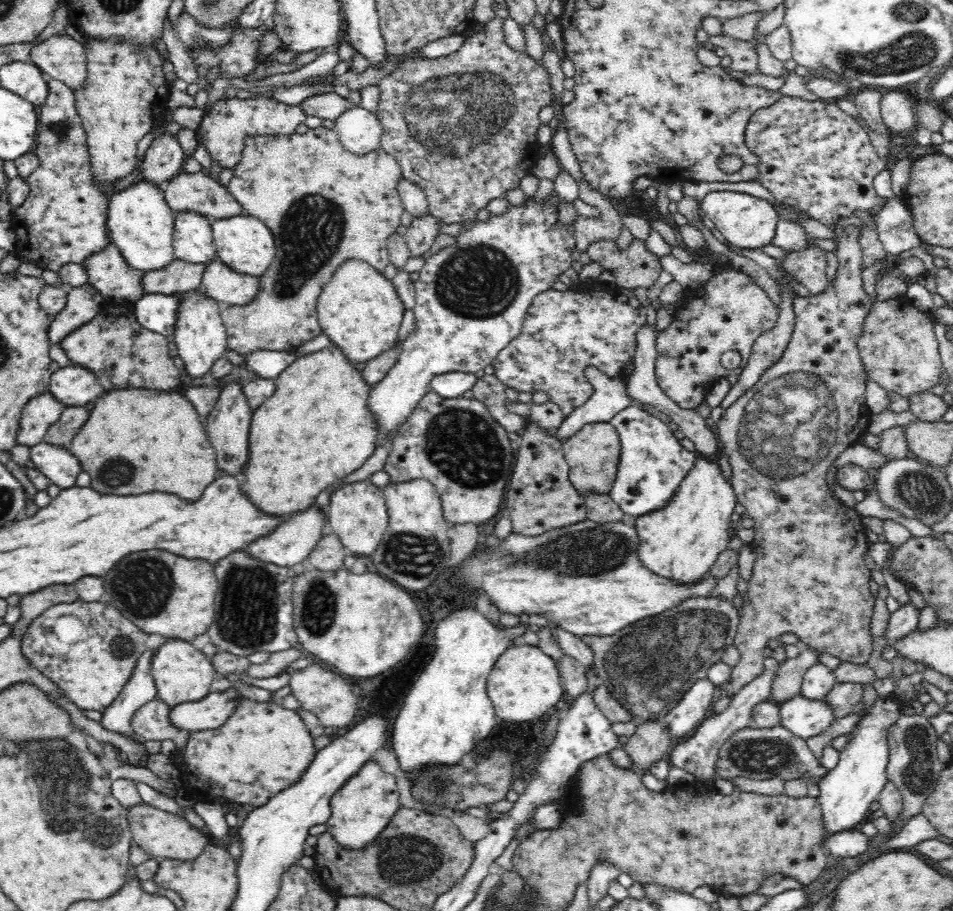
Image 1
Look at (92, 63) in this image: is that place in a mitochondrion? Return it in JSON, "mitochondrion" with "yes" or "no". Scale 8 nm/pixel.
{"mitochondrion":"no"}

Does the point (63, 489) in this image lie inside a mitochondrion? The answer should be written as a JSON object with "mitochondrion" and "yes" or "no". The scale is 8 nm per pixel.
{"mitochondrion":"no"}

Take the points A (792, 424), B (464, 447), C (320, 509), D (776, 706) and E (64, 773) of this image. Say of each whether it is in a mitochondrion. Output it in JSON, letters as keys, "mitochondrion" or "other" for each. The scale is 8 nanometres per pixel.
{"A":"mitochondrion","B":"mitochondrion","C":"other","D":"other","E":"mitochondrion"}

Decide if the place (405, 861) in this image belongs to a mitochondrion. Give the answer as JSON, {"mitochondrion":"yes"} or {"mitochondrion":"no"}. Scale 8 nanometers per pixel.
{"mitochondrion":"yes"}

